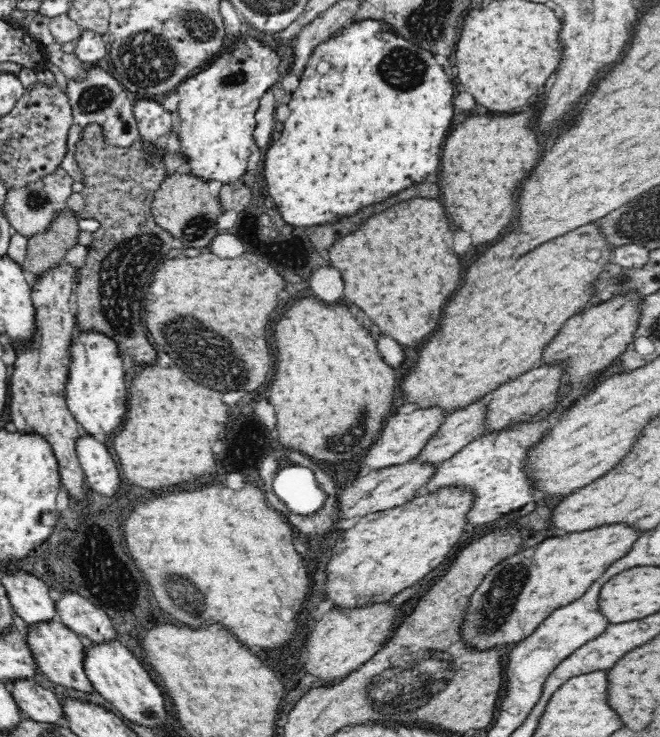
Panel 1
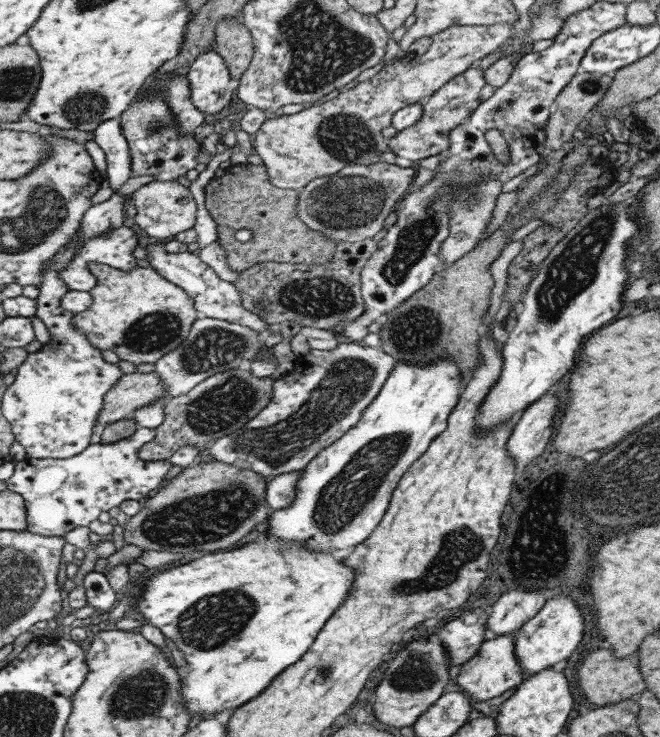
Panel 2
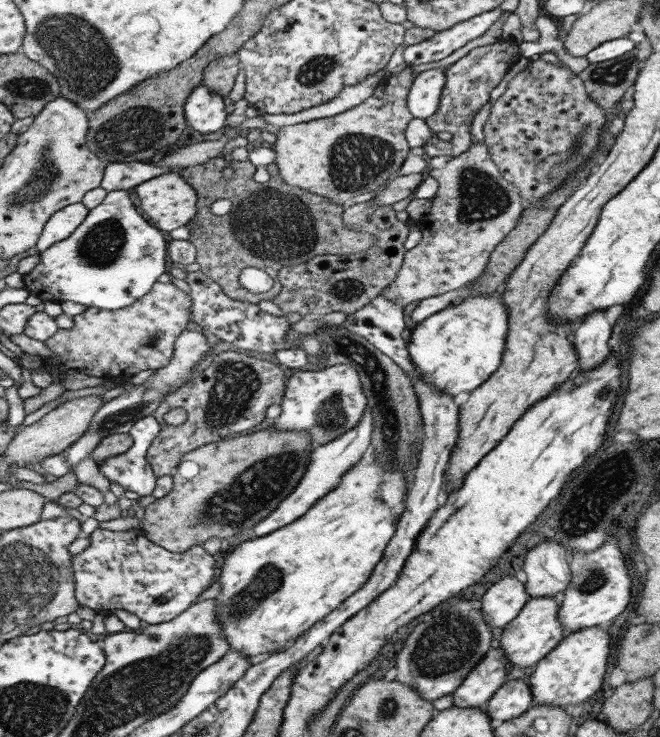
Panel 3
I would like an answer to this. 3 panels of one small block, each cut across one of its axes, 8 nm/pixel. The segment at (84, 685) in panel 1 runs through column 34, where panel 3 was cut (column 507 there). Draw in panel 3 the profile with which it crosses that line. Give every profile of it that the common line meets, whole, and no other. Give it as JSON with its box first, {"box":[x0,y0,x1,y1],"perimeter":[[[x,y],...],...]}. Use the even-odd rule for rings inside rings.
{"box":[498,596,565,668],"perimeter":[[[553,596],[529,598],[517,616],[502,627],[498,647],[512,666],[525,668],[537,663],[564,637],[565,630],[556,619],[558,599]]]}

